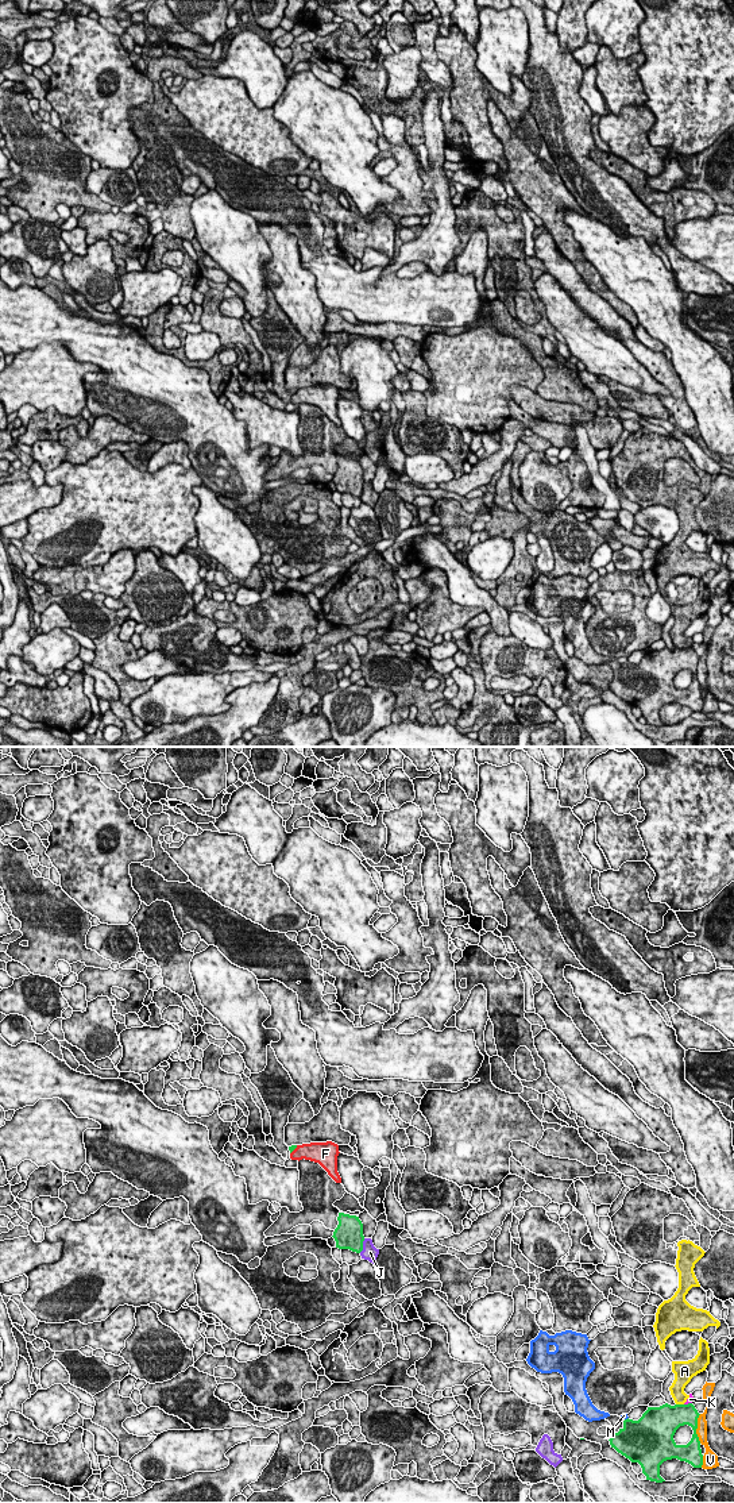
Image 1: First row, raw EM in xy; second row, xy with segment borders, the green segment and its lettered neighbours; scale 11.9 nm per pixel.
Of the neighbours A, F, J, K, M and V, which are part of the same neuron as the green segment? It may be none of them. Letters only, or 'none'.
none

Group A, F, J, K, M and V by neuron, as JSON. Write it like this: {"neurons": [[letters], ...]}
{"neurons": [["A", "K"], ["F"], ["J"], ["M"], ["V"]]}

